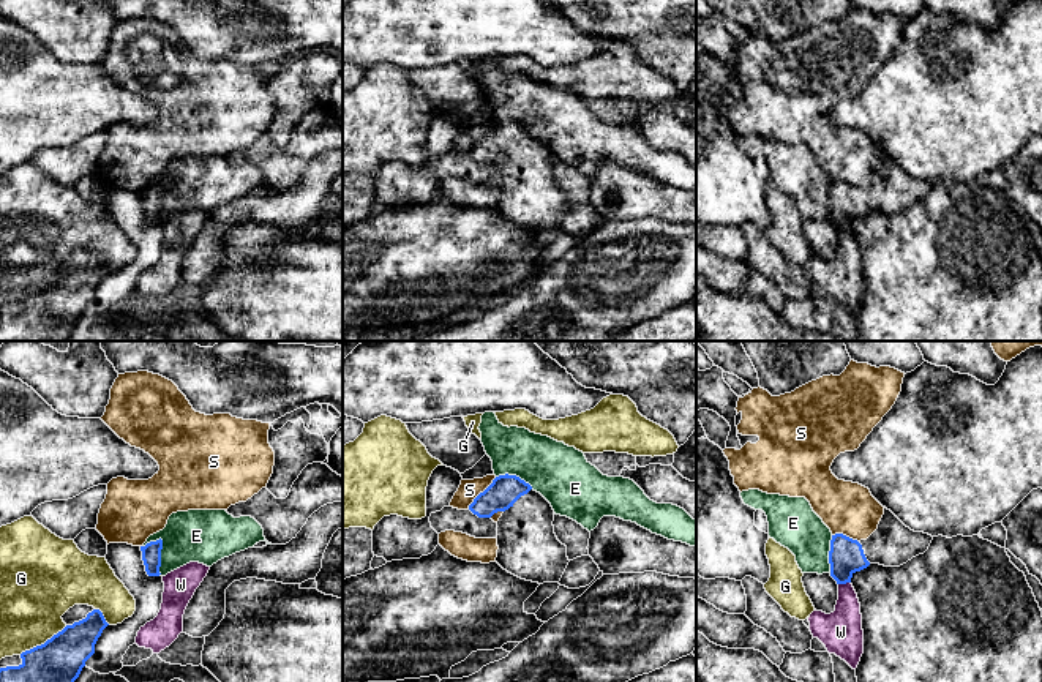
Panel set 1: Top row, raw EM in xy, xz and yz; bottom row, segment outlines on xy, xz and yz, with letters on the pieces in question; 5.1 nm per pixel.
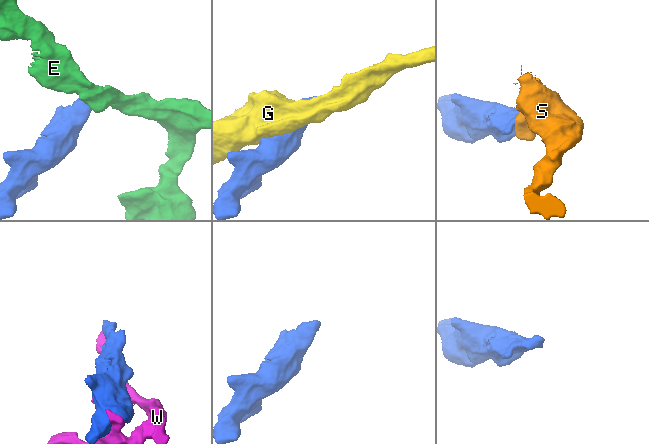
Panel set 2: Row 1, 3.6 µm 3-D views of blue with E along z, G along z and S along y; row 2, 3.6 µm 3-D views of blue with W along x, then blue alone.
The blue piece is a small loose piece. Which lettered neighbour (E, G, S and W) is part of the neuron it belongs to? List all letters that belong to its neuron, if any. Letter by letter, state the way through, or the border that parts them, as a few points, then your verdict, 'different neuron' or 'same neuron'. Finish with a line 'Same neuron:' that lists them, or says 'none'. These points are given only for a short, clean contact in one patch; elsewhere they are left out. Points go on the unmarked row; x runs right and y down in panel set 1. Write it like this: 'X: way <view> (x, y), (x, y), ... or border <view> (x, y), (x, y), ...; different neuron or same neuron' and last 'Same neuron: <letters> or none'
E: border xy (160, 183), (161, 220); different neuron
G: different neuron
S: border xz (496, 123), (468, 153); different neuron
W: different neuron
Same neuron: none

